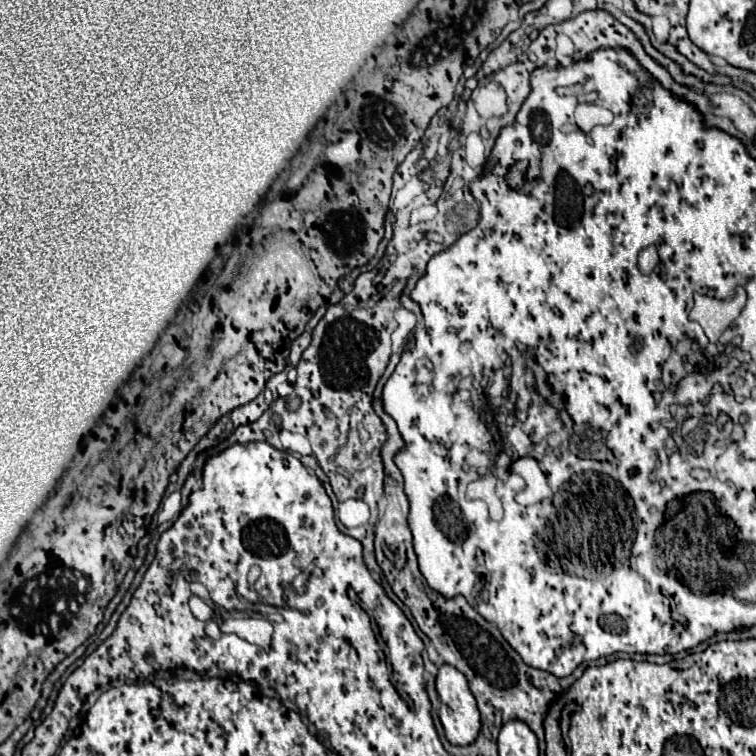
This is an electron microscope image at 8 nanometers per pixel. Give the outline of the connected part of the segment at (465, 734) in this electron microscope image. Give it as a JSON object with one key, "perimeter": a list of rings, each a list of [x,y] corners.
{"perimeter":[[[441,666],[437,674],[437,692],[441,698],[439,720],[447,740],[455,746],[473,744],[479,736],[481,722],[465,676],[453,666]]]}

